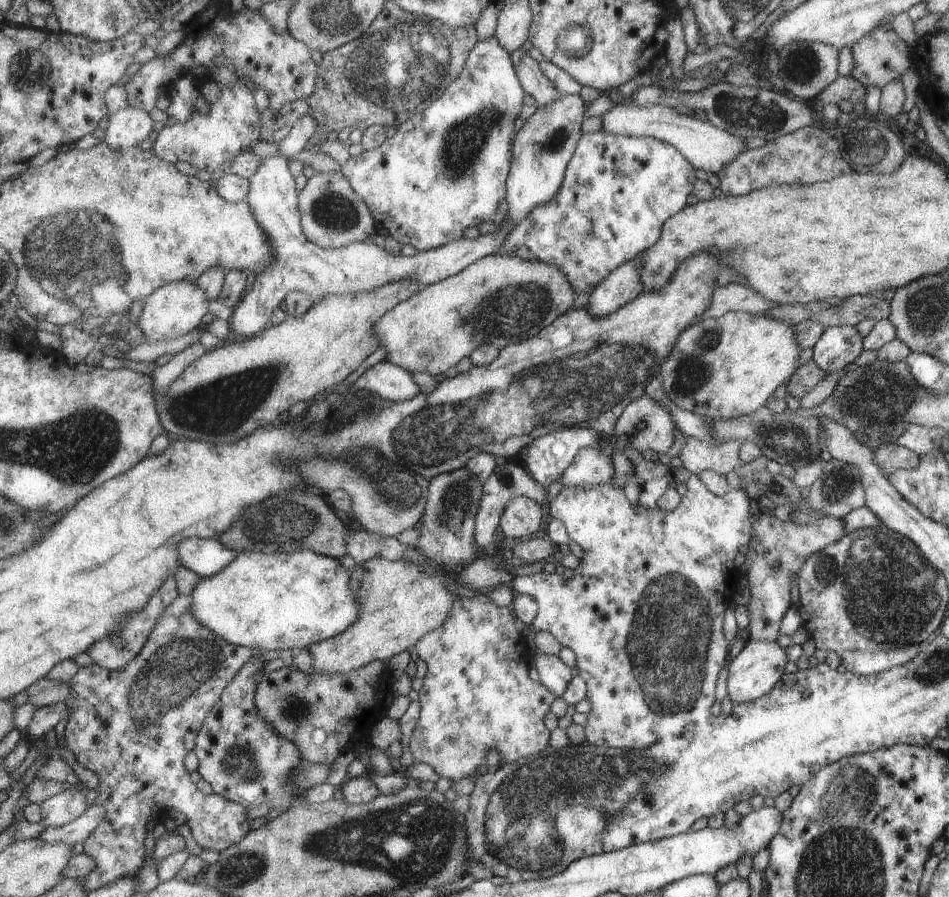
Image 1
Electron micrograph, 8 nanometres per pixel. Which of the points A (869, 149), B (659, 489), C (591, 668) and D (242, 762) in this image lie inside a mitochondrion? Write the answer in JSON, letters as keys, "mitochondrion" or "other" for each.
{"A":"mitochondrion","B":"other","C":"other","D":"mitochondrion"}

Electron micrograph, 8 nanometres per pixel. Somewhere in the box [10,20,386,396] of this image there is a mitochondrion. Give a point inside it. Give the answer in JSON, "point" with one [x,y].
{"point":[60,253]}

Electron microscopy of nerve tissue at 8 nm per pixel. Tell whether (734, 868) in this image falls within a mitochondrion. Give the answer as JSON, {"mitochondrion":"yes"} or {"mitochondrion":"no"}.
{"mitochondrion":"no"}

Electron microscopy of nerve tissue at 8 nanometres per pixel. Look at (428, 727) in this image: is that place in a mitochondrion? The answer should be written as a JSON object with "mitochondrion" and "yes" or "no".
{"mitochondrion":"no"}

